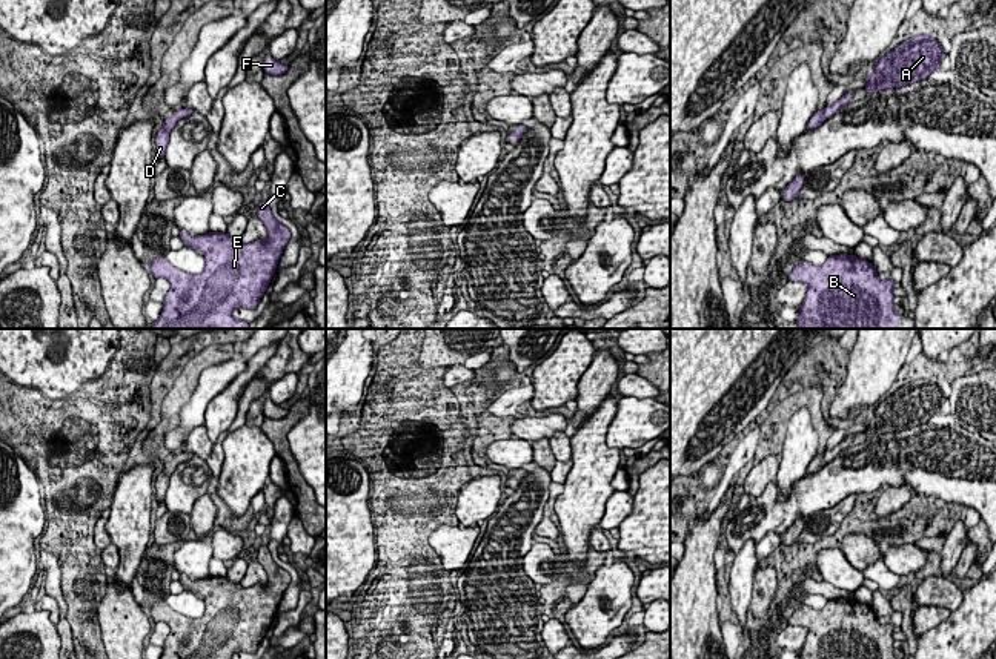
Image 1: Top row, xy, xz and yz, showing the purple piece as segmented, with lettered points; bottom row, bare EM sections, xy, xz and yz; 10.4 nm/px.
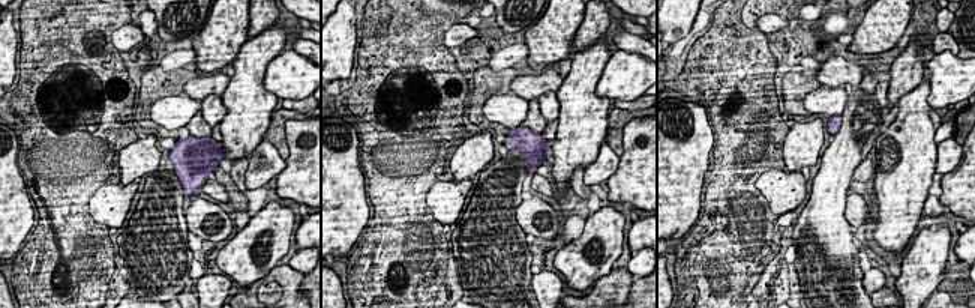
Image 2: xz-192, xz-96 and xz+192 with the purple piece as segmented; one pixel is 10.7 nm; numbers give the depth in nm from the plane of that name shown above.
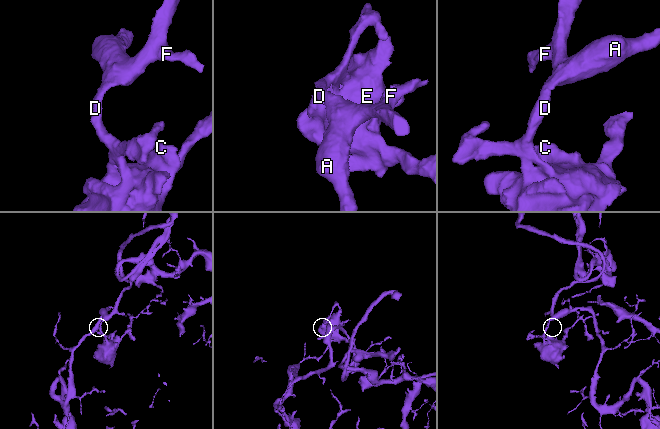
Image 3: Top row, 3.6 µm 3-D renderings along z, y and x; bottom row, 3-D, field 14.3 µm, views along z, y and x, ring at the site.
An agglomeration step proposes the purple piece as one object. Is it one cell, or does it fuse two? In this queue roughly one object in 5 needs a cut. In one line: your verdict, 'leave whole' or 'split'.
leave whole

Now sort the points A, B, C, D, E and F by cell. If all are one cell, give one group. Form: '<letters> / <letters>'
A B C D E F

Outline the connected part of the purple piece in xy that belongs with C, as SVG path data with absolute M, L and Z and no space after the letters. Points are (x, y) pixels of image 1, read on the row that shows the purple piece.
M258 201L257 217L263 221L267 238L252 243L231 238L226 232L209 232L192 237L184 229L180 238L186 247L198 249L204 253L204 269L201 273L186 273L172 266L166 257L149 263L154 278L166 278L171 284L163 301L163 310L152 329L249 329L249 323L235 320L235 309L255 309L266 293L284 246L290 240L290 230L277 218L267 201Z

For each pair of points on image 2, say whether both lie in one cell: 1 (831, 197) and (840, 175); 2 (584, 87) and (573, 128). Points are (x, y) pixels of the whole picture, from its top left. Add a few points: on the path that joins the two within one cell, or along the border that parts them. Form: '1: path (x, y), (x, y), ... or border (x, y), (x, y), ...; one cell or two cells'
1: path (831, 191), (834, 181); one cell
2: path (579, 98), (579, 117); one cell

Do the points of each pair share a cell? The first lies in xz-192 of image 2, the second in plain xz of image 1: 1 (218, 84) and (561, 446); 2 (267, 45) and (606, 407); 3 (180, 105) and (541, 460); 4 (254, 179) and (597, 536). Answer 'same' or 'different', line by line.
1: different
2: same
3: different
4: different

